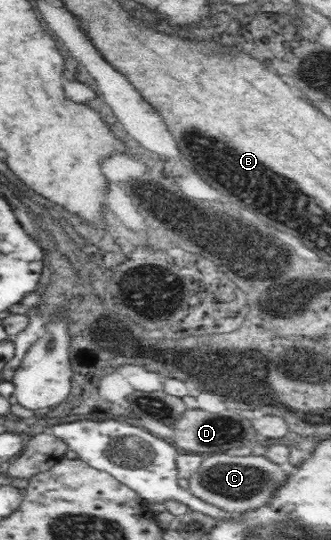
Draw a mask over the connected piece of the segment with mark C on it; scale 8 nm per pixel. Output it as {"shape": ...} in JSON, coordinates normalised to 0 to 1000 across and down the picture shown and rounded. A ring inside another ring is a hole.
{"shape":[[[686,839],[619,843],[604,869],[571,883],[577,917],[683,948],[737,950],[773,943],[816,928],[837,900],[858,893],[882,865],[873,857],[846,859],[810,848],[752,841],[695,844]]]}

